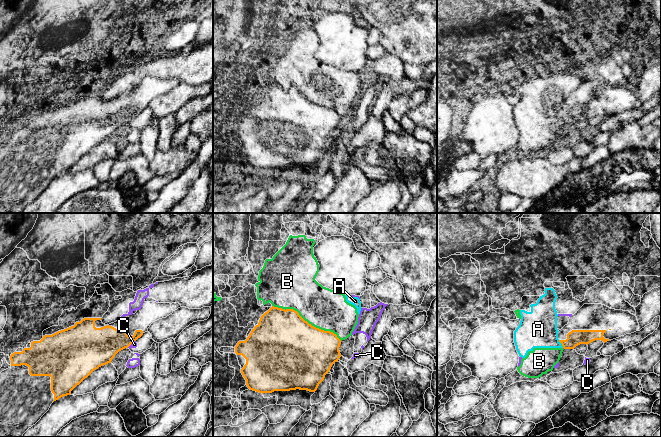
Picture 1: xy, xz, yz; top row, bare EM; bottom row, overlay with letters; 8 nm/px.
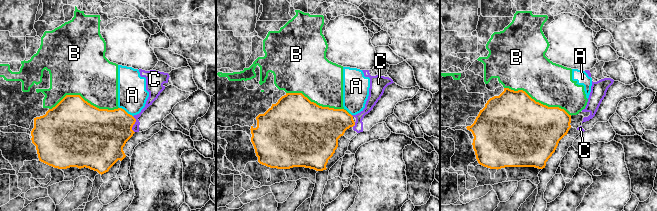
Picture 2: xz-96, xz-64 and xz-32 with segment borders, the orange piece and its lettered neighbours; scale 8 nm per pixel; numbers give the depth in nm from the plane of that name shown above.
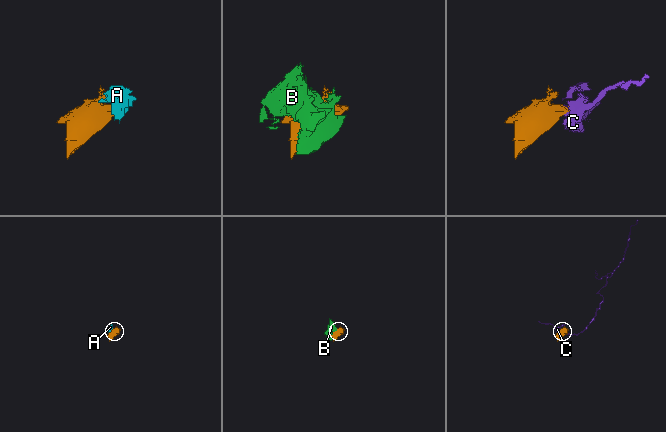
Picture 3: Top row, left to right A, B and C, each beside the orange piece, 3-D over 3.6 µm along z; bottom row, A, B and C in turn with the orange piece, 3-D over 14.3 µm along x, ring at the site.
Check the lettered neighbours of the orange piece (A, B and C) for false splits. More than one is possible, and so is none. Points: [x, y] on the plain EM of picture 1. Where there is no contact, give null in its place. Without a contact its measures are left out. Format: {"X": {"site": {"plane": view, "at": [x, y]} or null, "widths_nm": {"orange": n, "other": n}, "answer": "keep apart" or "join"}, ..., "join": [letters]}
{"A": {"site": {"plane": "yz", "at": [561, 119]}, "widths_nm": {"orange": 130, "other": 300}, "answer": "keep apart"}, "B": {"site": {"plane": "xz", "at": [306, 97]}, "widths_nm": {"orange": 500, "other": 320}, "answer": "keep apart"}, "C": {"site": {"plane": "xy", "at": [131, 119]}, "widths_nm": {"orange": 280, "other": 50}, "answer": "keep apart"}, "join": []}

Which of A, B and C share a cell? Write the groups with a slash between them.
A B C

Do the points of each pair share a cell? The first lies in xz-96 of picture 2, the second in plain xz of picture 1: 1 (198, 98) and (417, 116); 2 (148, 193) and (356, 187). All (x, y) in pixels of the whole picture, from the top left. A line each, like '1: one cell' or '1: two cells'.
1: two cells
2: two cells

